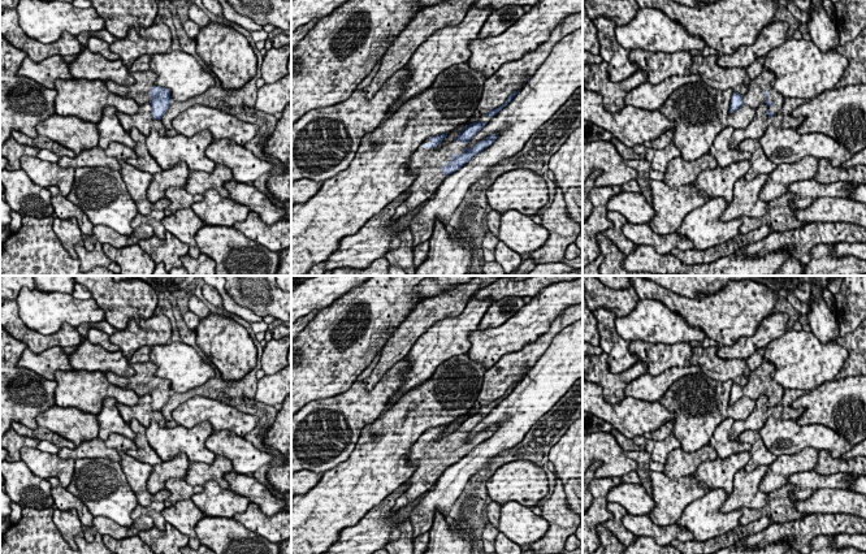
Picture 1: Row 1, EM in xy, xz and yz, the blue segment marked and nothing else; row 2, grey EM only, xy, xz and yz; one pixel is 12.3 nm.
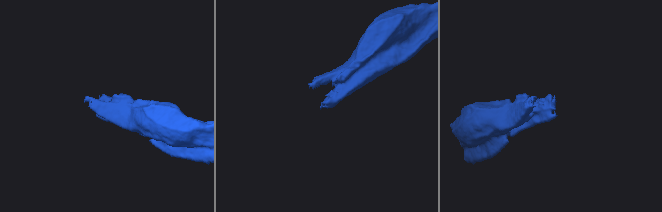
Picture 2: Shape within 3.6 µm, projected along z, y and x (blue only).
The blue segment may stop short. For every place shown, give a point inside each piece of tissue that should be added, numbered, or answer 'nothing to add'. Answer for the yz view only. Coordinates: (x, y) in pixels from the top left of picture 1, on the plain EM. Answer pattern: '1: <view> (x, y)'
1: yz (756, 386)

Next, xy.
1: xy (144, 372)

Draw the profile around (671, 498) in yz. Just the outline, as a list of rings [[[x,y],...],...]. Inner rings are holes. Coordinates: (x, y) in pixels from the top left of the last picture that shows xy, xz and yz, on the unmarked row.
[[[650,471],[650,479],[655,506],[649,518],[661,527],[676,524],[688,505],[711,492],[700,486],[693,475],[672,481],[663,472]]]

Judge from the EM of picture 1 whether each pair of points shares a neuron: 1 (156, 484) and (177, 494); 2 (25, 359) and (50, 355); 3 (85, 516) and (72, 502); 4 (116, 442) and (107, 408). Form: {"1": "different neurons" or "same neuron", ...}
{"1": "different neurons", "2": "same neuron", "3": "same neuron", "4": "different neurons"}

